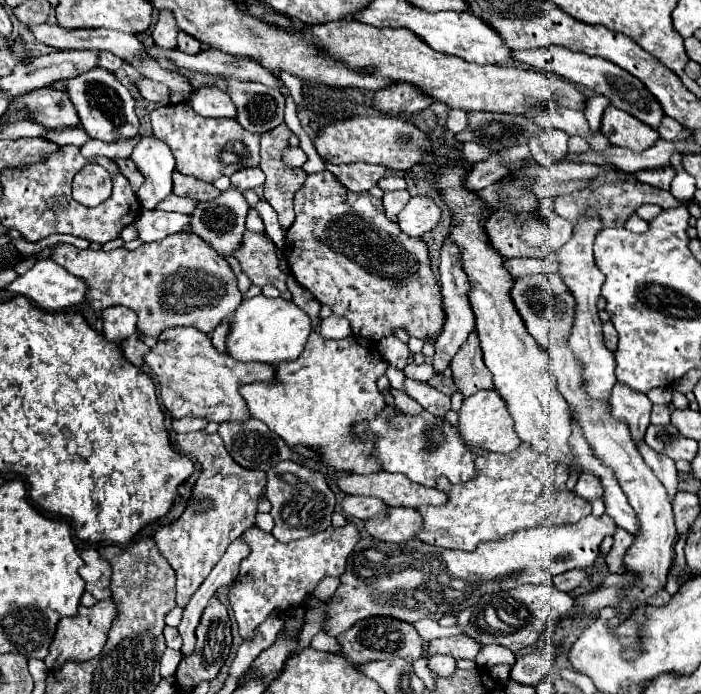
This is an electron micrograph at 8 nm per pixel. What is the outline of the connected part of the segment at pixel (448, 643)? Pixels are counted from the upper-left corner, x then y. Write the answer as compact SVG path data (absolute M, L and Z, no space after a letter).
M466 634L452 636L452 638L438 638L438 640L428 642L428 654L450 654L456 660L460 658L474 660L480 650L482 648L478 646L478 642L474 642L474 638L466 638Z

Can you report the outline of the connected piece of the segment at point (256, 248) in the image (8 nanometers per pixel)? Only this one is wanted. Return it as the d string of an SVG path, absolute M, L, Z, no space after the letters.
M246 230L242 236L242 246L234 252L234 258L240 262L242 272L252 280L254 286L272 284L280 292L286 292L288 272L280 268L280 256L274 240L268 234Z

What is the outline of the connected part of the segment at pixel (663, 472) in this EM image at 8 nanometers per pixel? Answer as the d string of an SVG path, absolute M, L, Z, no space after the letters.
M644 442L638 446L638 450L640 450L644 462L654 470L656 478L664 484L664 488L666 488L666 492L668 492L668 498L674 500L676 494L678 494L678 470L676 470L676 464L674 464L670 458L662 456L662 454L658 454L658 452L654 452L654 450L652 450L650 446L646 446Z

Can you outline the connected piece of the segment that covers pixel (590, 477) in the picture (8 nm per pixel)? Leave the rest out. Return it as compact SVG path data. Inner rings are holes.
M582 472L580 478L578 478L578 484L574 488L574 492L586 500L594 500L594 498L600 498L602 496L602 484L600 480L596 480L594 474L586 474Z

